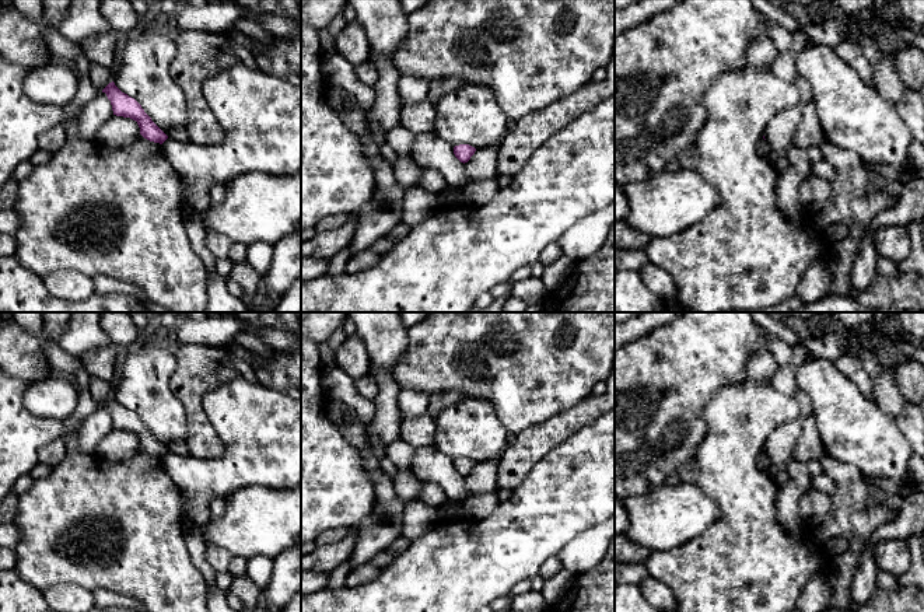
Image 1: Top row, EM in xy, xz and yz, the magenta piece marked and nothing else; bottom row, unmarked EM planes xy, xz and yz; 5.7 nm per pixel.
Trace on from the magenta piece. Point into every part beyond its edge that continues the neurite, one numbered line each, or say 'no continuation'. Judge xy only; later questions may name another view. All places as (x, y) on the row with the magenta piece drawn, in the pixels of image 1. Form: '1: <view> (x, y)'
no continuation

